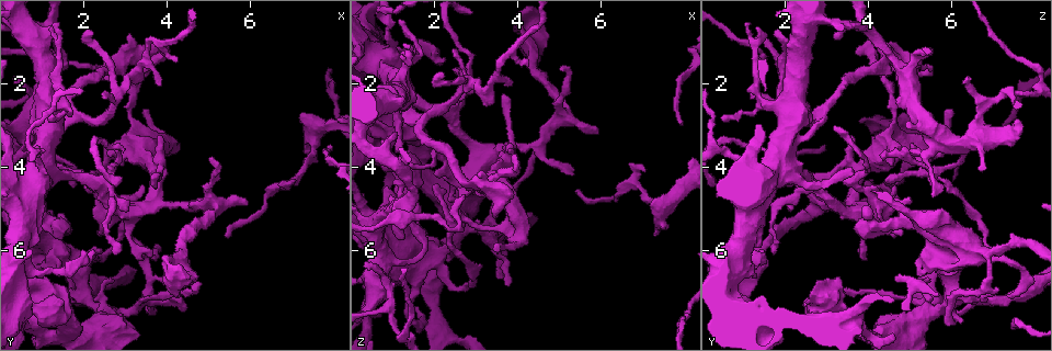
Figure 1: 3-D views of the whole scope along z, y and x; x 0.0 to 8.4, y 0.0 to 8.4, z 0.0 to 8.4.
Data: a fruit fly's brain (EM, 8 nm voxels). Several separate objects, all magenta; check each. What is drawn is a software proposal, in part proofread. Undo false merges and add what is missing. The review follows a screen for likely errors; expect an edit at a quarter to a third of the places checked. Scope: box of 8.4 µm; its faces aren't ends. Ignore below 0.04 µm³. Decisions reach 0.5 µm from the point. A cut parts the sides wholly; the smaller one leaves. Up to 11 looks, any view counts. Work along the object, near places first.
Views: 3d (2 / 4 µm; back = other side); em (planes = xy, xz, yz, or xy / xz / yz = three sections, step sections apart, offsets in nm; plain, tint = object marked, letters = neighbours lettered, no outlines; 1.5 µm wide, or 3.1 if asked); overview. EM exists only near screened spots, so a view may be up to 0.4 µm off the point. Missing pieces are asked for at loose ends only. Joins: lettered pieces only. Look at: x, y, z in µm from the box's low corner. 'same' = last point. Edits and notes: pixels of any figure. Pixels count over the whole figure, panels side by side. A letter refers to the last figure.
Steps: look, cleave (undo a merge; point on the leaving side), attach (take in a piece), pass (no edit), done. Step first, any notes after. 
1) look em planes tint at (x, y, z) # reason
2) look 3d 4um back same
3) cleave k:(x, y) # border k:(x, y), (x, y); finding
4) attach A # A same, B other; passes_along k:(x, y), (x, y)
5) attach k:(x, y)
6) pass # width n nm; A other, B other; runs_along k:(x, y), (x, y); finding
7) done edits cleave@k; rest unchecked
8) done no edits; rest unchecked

look 3d 4um at (2.25, 6.05, 1.40) # an open end

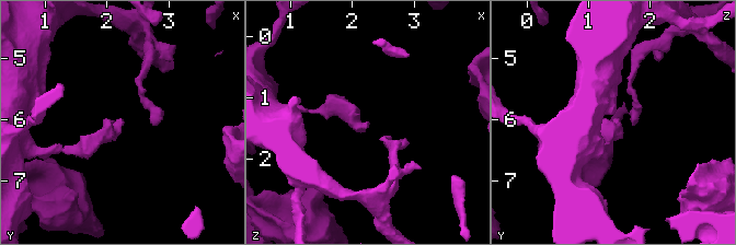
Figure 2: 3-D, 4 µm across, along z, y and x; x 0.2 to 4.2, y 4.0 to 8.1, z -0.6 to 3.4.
look em xz step 8 letters at (2.30, 6.05, 1.40) # now the EM

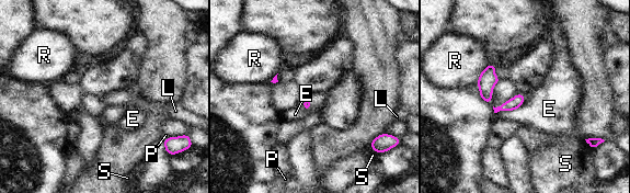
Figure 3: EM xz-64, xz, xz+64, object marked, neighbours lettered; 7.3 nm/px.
look em planes letters same

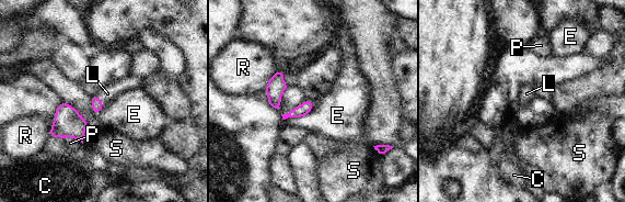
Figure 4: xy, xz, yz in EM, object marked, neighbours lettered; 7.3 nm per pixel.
attach 4:(107, 93) # C other, E other, L same, P other, R other, S other; passes_along 4:(96, 103), (100, 100), (107, 93); it goes on there

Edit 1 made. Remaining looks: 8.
look overview # see it whole again

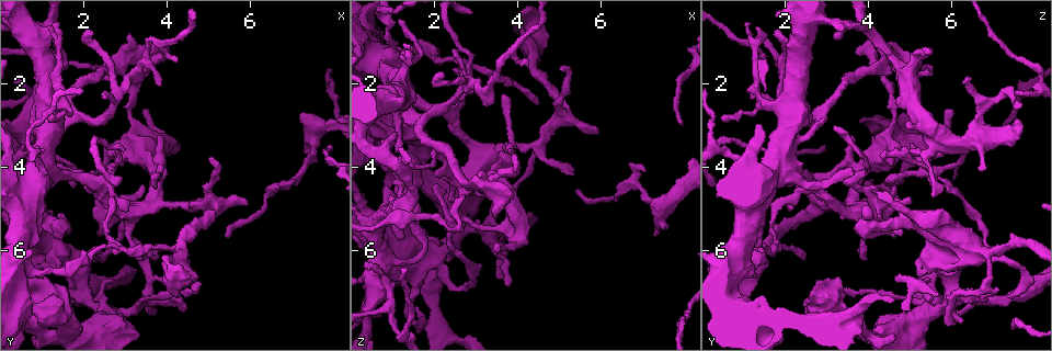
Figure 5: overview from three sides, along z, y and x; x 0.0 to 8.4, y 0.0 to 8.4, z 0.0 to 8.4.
look 3d 2um at (5.40, 5.70, 4.60) # an open end

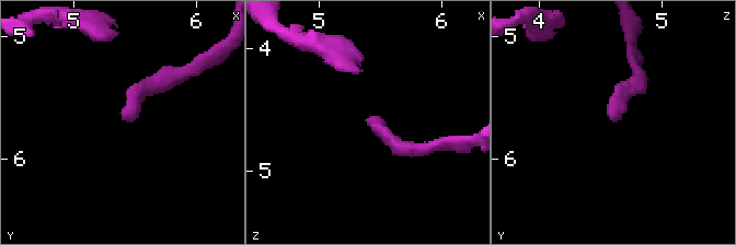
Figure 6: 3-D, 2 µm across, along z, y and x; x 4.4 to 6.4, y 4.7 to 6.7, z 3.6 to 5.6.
look em xz step 8 tint at (5.42, 5.68, 4.60)

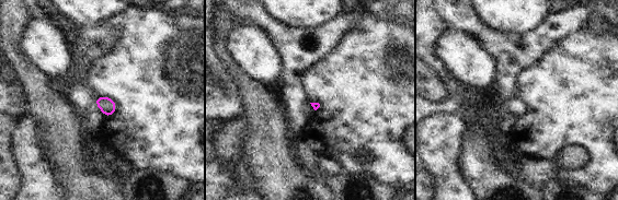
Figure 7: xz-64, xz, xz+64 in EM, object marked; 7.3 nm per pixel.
look em planes letters same # another direction

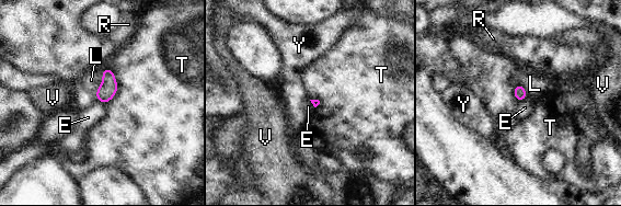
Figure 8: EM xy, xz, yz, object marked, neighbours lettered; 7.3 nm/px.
pass # E other, L other, R other, T other, V other, Y other; border 8:(526, 96), (519, 102); no lettered piece goes on from it

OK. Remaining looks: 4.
look em planes letters at (2.15, 0.65, 1.90) # tapers out

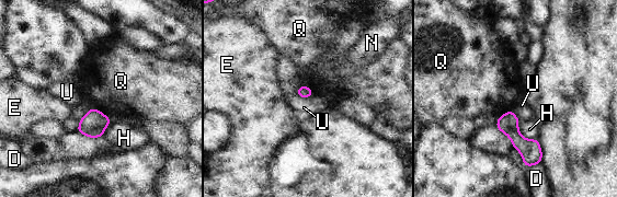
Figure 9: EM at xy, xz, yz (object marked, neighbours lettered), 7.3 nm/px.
pass # width 90 nm; D other, E other, H other, N other, Q other, U other; none of them fits

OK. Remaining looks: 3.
look em planes tint at (1.30, 6.25, 7.50) # closes a loop

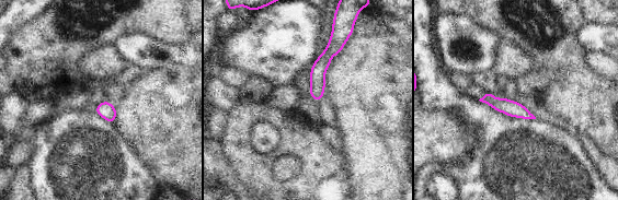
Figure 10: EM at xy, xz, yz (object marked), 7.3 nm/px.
look em planes letters same

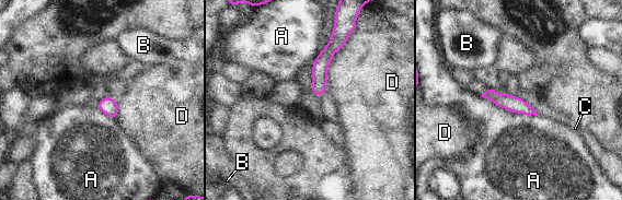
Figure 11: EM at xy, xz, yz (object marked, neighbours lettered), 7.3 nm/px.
pass # longest_contact A 440 nm; A other, B other, C other, D other; border 11:(480, 95), (508, 110), (537, 115); all the same neuron

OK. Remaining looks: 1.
done edits attach@4; rest unchecked

